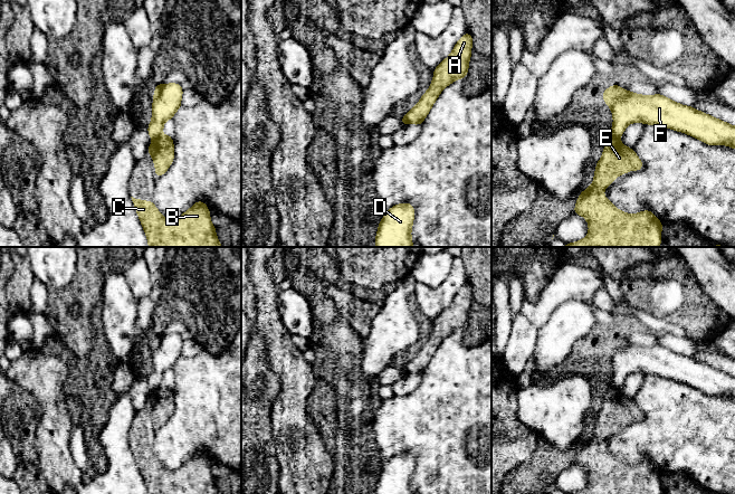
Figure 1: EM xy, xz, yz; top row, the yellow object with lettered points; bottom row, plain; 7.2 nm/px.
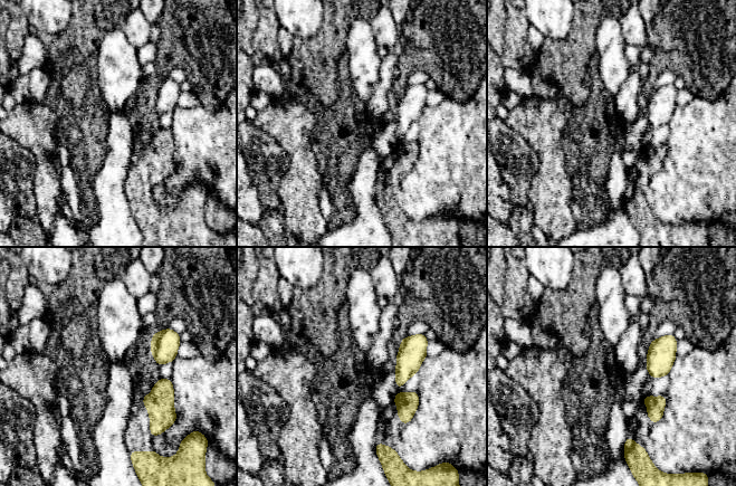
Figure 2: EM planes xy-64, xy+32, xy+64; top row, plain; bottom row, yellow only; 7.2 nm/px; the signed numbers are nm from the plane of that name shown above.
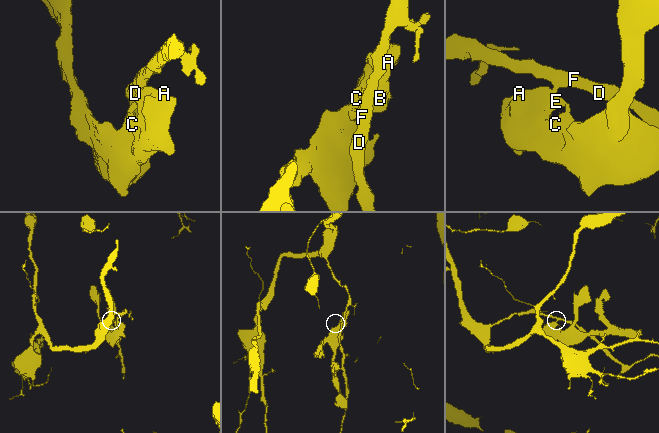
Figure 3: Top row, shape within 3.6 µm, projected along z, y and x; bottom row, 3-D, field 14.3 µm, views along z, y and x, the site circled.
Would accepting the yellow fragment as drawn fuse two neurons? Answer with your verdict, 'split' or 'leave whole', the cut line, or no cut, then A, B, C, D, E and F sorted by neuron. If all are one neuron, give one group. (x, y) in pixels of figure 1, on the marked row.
split; cut yz (610, 134), (618, 139); groups A B C E / D F

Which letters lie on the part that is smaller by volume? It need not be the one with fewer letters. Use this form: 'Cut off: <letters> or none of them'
Cut off: A, B, C, E

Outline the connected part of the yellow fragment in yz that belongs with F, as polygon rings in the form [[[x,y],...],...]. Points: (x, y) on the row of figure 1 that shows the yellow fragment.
[[[613,84],[603,91],[603,101],[612,111],[611,135],[615,139],[630,123],[641,122],[686,133],[708,145],[735,149],[735,126],[661,94],[639,95]]]

